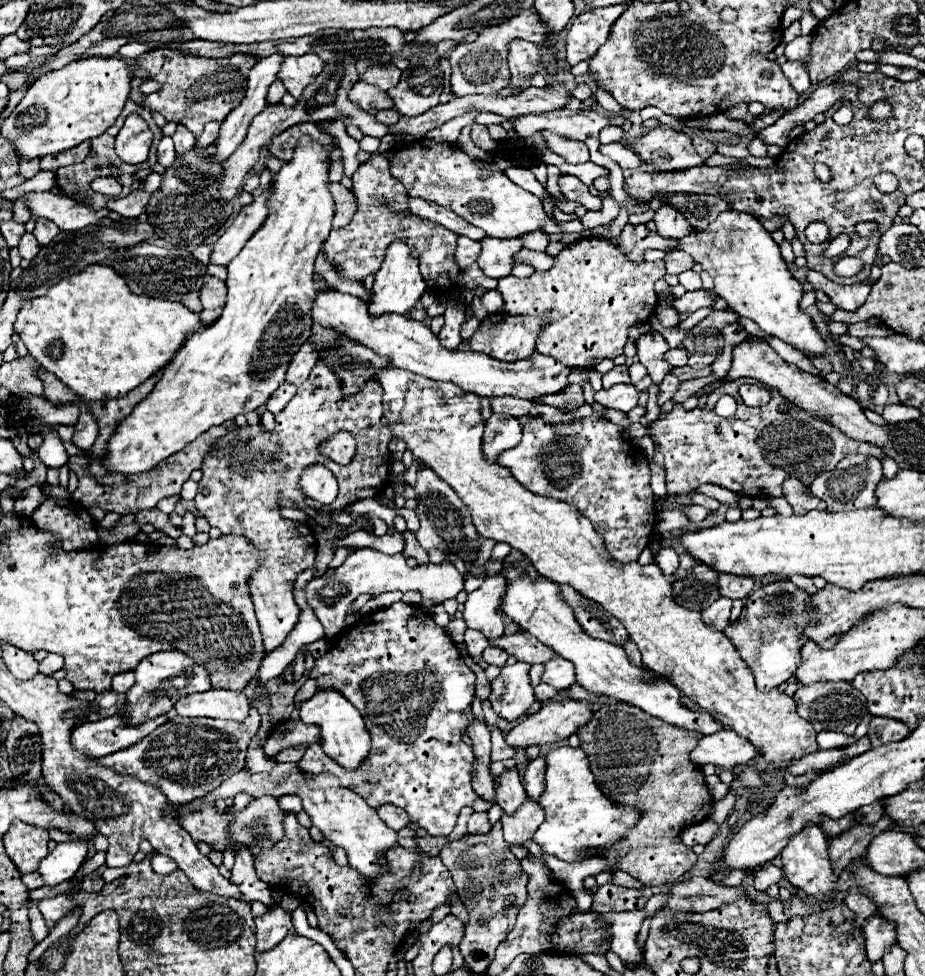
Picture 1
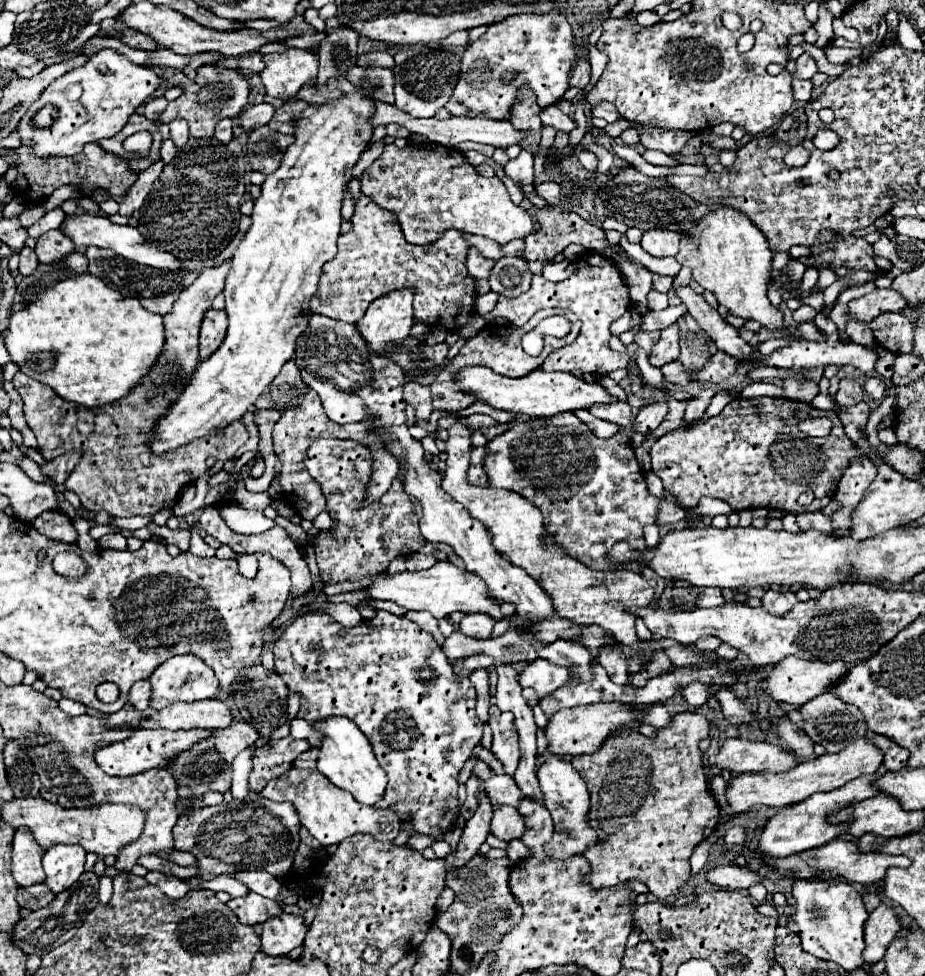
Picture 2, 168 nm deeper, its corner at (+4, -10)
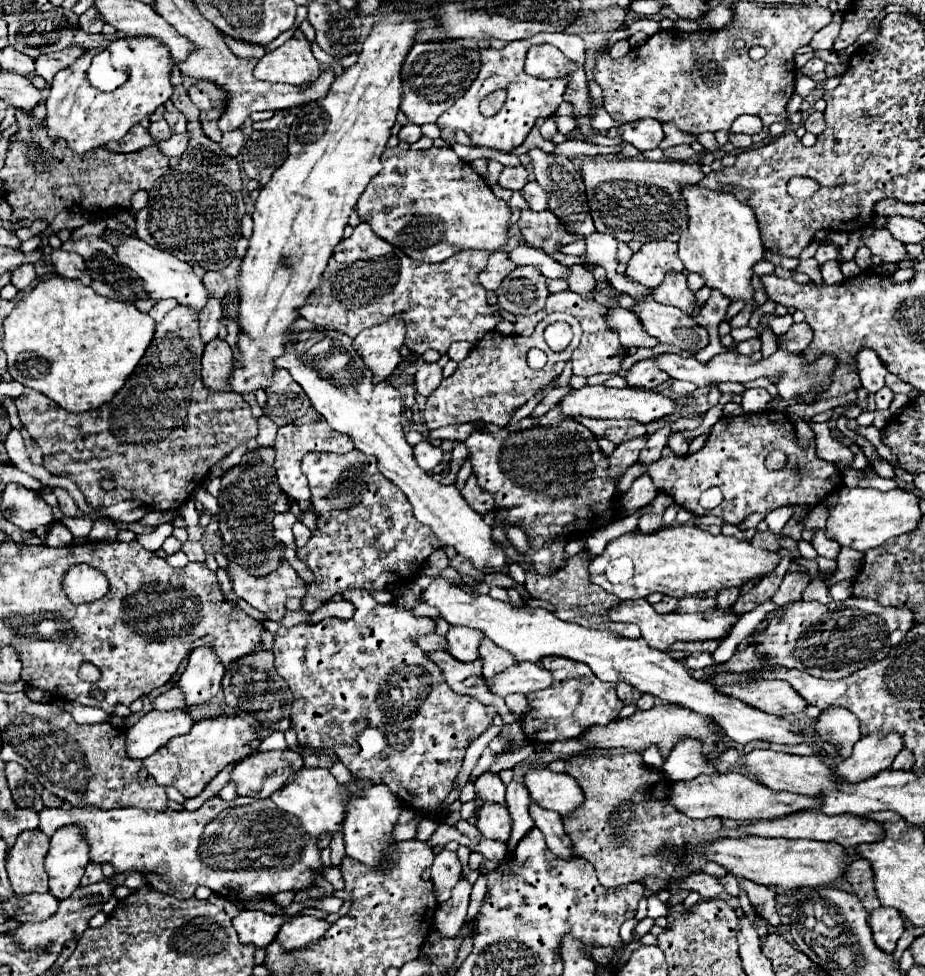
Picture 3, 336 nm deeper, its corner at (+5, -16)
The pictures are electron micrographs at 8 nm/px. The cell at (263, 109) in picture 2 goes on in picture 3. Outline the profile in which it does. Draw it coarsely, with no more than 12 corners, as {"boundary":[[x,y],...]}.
{"boundary":[[243,130],[225,132],[219,146],[227,156],[237,156]]}

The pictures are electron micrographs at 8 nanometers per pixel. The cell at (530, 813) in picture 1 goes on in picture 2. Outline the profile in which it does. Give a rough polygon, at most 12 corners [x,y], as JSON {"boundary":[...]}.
{"boundary":[[512,806],[494,810],[490,832],[512,842],[526,830]]}

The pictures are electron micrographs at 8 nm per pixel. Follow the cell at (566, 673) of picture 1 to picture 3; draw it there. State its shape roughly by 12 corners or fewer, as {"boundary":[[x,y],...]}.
{"boundary":[[533,662],[485,680],[489,692],[505,698],[551,686],[551,672]]}

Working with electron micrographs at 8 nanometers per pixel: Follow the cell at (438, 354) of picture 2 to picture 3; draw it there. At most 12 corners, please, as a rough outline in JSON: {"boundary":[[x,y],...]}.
{"boundary":[[415,362],[415,388],[427,398],[443,378],[439,364]]}

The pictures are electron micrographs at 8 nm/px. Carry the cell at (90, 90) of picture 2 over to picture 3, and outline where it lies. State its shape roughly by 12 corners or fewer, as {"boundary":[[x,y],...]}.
{"boundary":[[161,40],[109,50],[129,78],[89,84],[87,50],[57,72],[45,122],[79,156],[121,140],[173,94]]}

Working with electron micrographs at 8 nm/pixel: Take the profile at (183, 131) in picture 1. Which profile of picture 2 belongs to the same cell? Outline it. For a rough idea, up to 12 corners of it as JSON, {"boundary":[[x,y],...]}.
{"boundary":[[170,122],[170,138],[176,148],[188,140],[188,122]]}

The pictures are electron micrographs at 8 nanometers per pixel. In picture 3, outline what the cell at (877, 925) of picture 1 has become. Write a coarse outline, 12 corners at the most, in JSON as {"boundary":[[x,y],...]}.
{"boundary":[[895,908],[869,914],[875,944],[889,954],[905,932]]}

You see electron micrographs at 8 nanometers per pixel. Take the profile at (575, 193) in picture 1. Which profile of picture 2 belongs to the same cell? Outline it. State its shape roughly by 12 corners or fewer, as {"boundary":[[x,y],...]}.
{"boundary":[[556,182],[536,184],[536,194],[550,206],[562,206],[562,186]]}

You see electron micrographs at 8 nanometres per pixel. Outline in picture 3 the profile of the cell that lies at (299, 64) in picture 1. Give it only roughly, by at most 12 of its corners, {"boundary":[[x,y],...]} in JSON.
{"boundary":[[291,38],[257,62],[257,80],[317,80],[307,38]]}

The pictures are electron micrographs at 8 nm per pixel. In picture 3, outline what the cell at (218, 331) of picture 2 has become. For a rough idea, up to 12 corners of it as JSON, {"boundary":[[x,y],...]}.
{"boundary":[[219,338],[205,346],[203,384],[213,392],[225,388],[233,372],[229,344]]}

